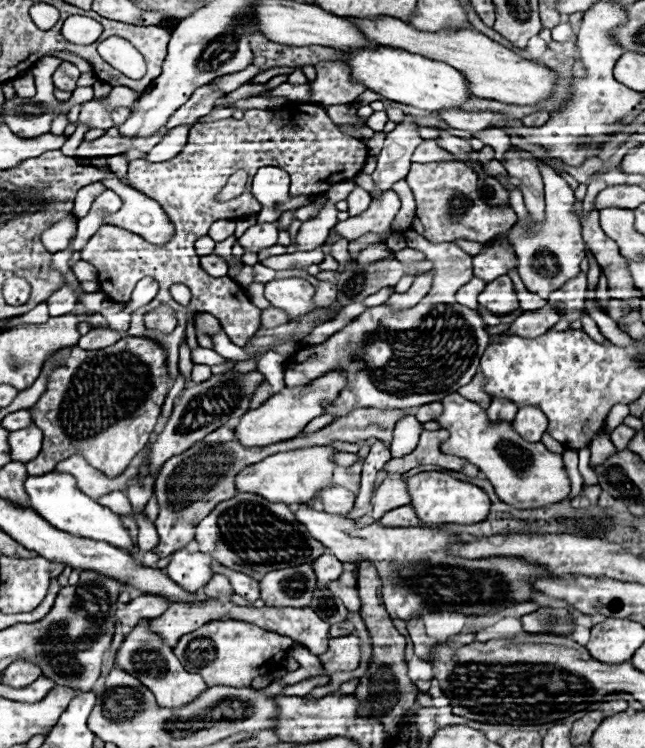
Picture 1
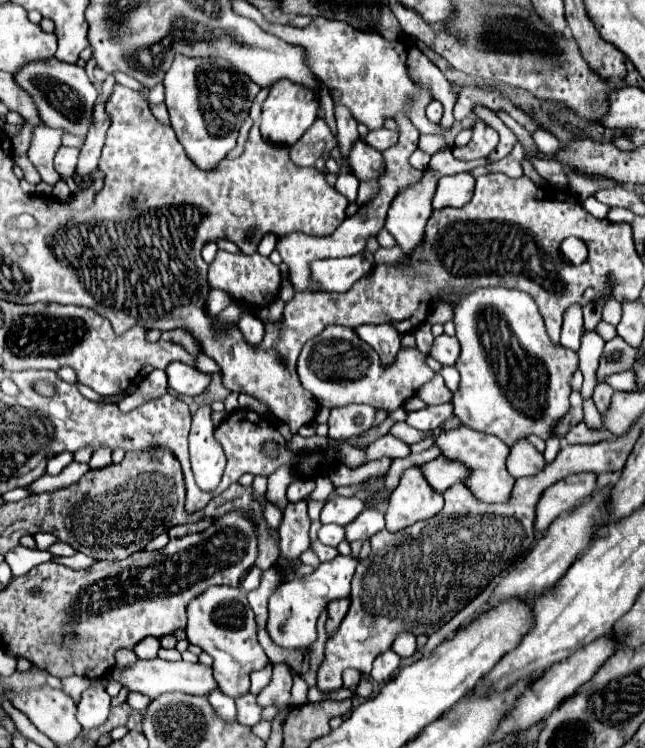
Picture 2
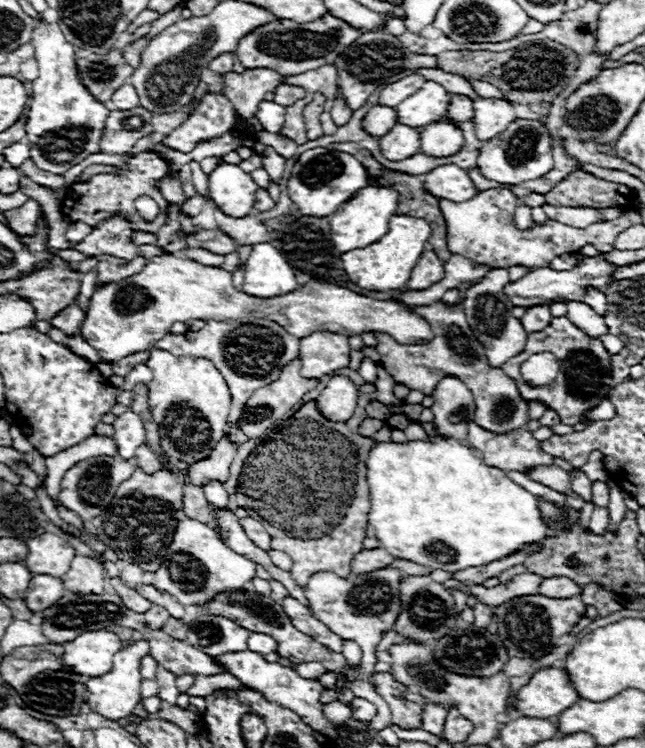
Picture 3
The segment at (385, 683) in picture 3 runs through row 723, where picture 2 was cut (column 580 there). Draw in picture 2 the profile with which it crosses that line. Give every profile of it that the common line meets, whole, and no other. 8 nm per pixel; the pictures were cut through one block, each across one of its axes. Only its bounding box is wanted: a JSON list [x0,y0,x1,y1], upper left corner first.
[556,392,584,434]

